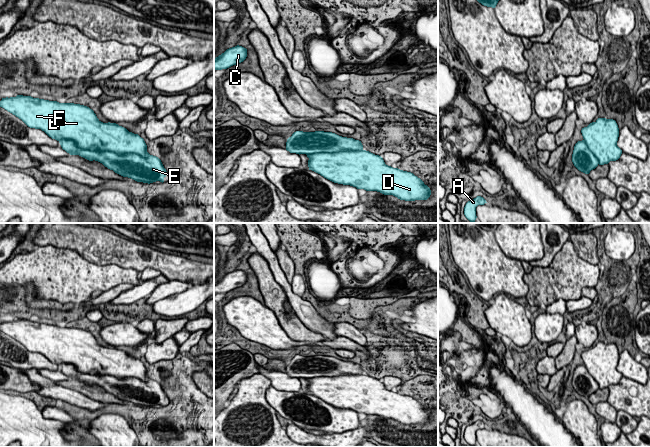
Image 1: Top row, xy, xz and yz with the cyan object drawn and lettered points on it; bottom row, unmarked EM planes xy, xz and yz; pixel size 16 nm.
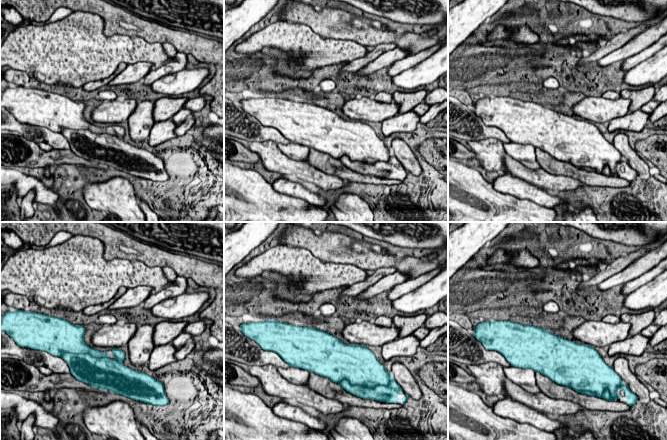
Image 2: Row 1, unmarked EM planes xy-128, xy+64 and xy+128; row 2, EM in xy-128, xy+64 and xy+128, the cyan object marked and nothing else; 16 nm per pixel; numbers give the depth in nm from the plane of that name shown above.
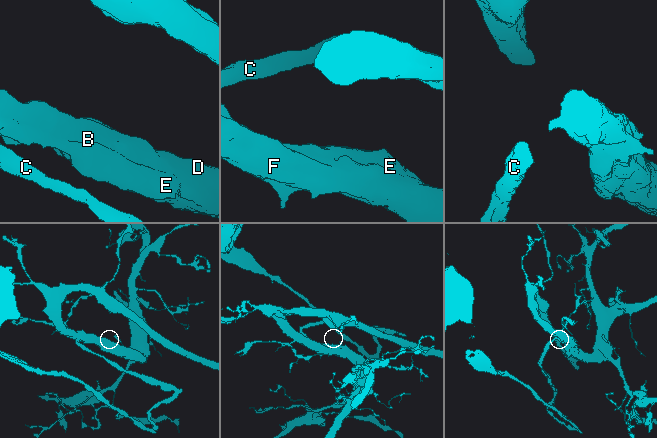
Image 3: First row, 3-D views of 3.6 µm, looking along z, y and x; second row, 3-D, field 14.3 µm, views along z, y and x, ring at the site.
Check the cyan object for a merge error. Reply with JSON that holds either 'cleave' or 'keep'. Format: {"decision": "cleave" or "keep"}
{"decision": "keep"}

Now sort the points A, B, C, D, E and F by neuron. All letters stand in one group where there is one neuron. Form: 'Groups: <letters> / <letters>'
Groups: A B C D E F

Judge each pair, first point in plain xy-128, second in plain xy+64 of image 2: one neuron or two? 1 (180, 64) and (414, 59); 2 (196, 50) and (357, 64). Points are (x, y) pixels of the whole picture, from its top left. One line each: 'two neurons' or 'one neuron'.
1: one neuron
2: two neurons

